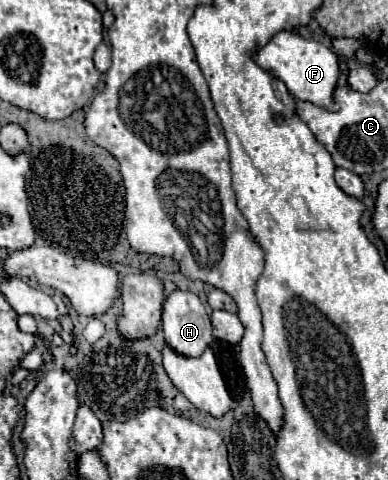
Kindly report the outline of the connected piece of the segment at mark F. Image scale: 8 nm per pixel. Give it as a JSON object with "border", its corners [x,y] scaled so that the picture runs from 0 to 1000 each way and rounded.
{"border":[[[719,67],[714,75],[698,79],[698,88],[688,96],[662,104],[657,129],[673,142],[709,154],[714,163],[724,163],[765,208],[802,213],[802,217],[853,229],[853,233],[874,229],[874,221],[858,204],[858,196],[869,188],[869,171],[874,171],[874,125],[869,125],[869,113],[858,104],[838,100],[827,88],[776,79],[755,67]]]}

